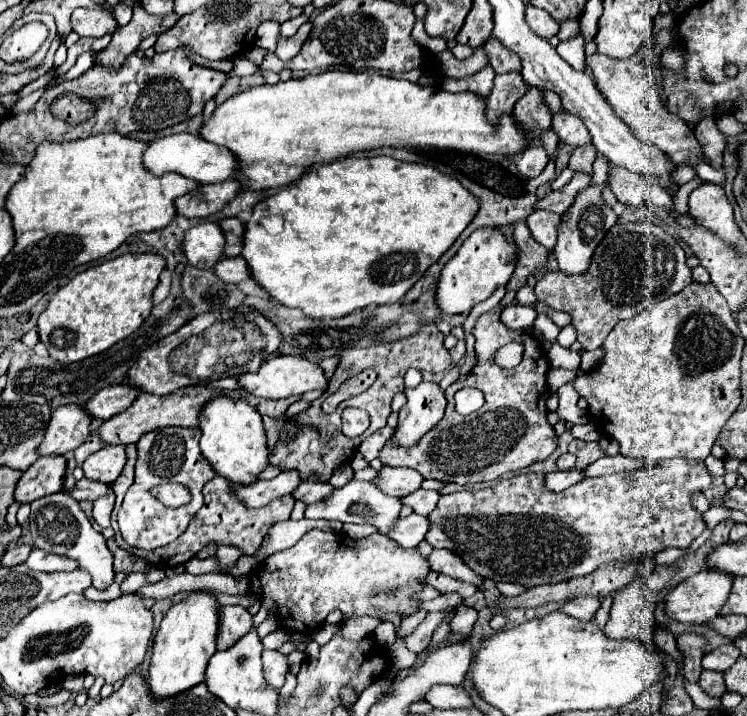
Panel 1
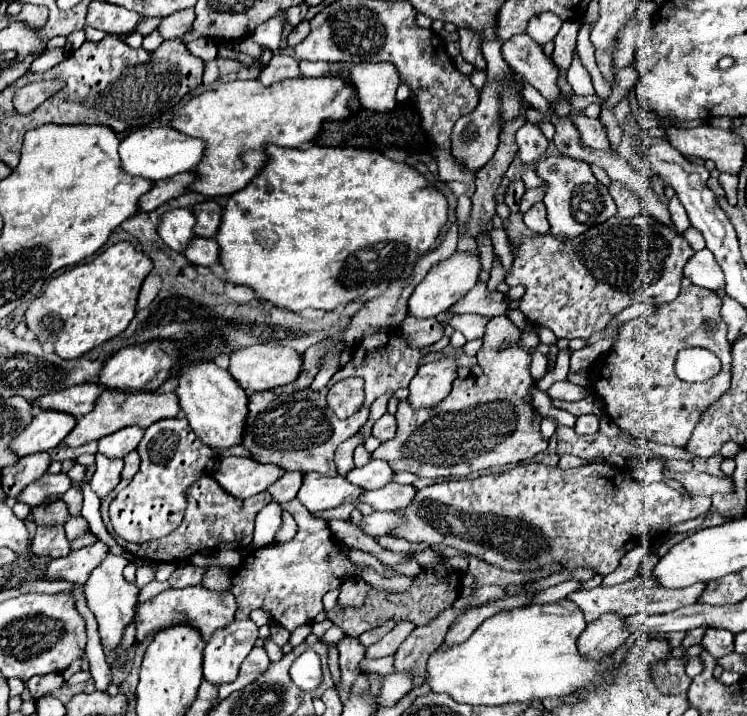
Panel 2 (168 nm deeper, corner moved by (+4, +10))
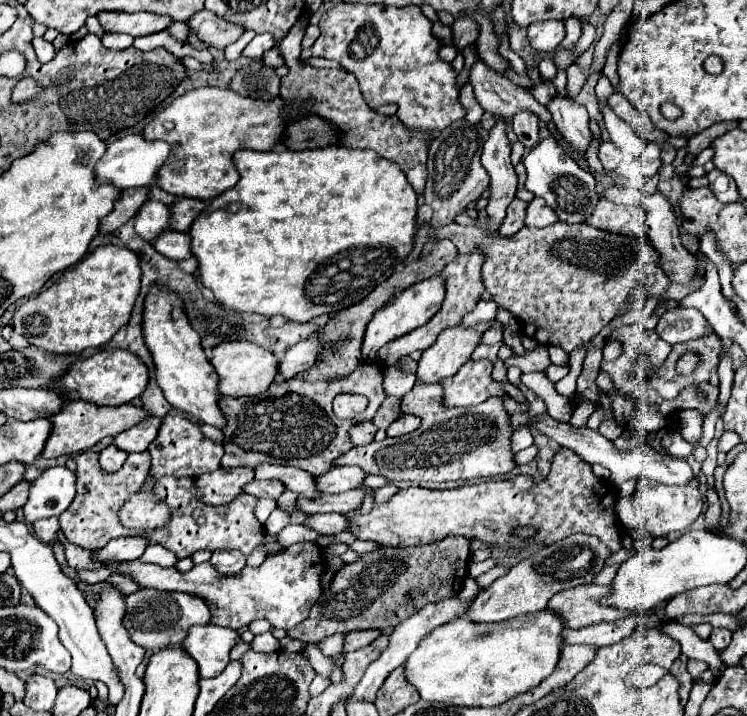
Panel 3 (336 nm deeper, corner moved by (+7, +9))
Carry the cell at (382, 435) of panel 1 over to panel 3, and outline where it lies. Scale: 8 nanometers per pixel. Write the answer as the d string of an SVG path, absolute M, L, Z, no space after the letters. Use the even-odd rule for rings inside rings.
M405 415L405 417L395 419L395 421L389 425L387 435L389 435L389 437L401 437L401 435L407 435L407 433L415 431L419 425L421 425L421 419L417 419L415 415Z

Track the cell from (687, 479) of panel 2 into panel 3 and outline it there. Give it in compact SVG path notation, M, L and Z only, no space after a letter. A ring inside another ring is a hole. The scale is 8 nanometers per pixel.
M531 411L513 413L513 415L509 415L509 423L511 423L513 431L517 431L517 427L533 427L539 433L553 439L555 443L559 443L561 447L567 447L567 449L575 451L583 461L599 463L599 465L607 467L611 471L611 481L617 483L617 485L627 481L627 479L635 479L635 477L647 477L647 479L653 479L653 481L659 481L659 483L665 483L665 485L685 485L693 479L693 471L691 471L691 467L687 465L685 459L675 459L675 457L661 455L647 445L639 445L631 451L621 451L621 449L615 449L615 445L611 441L607 441L599 431L575 429L569 423L555 421L555 419L551 419L549 415L543 415L543 413L541 415L533 415Z

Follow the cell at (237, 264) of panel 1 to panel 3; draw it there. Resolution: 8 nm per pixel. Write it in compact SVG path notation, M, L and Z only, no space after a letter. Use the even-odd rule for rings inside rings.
M163 231L157 239L151 241L153 249L161 255L165 255L167 259L179 261L179 259L187 259L191 257L191 249L189 249L189 235L187 233L179 233L179 231Z

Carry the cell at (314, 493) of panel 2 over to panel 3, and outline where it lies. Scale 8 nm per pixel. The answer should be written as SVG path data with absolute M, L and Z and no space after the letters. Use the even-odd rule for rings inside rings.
M261 463L261 467L255 467L253 471L255 471L255 479L277 479L297 495L305 495L305 497L317 495L313 475L309 475L307 471L301 471L299 467Z

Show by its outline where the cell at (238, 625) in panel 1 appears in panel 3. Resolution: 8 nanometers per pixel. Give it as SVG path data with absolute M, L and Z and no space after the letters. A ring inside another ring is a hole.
M139 589L125 597L125 629L133 643L147 647L149 651L159 651L165 647L177 647L183 643L187 629L191 625L207 625L211 611L203 599L189 593L169 593L157 589Z

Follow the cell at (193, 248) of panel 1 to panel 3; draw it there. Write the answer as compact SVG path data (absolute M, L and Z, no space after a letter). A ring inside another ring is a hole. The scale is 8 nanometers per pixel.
M147 199L135 215L135 231L145 241L153 241L159 233L167 231L167 223L169 207L155 199Z

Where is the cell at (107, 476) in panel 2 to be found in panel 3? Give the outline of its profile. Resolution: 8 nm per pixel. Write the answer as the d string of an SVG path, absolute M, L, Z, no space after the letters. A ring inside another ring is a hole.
M109 445L109 447L105 447L105 449L101 451L99 463L101 463L101 467L103 467L105 471L117 471L117 469L123 467L127 455L129 455L127 451L121 451L121 449Z

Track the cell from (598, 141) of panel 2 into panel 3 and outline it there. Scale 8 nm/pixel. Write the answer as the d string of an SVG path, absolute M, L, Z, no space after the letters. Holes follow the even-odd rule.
M605 141L605 143L601 143L601 147L599 147L599 161L603 163L603 167L605 167L607 171L611 171L611 169L615 169L615 167L619 165L619 161L621 161L621 151L619 151L611 141Z

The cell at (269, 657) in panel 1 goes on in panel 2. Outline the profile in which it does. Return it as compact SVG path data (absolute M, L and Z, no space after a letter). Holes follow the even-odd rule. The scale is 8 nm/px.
M252 648L252 652L246 656L246 660L240 666L238 678L226 686L218 686L218 700L224 700L232 692L248 686L248 682L252 682L252 678L258 678L260 674L264 674L264 670L268 670L268 666L270 666L270 660L268 660L266 650L264 648Z

